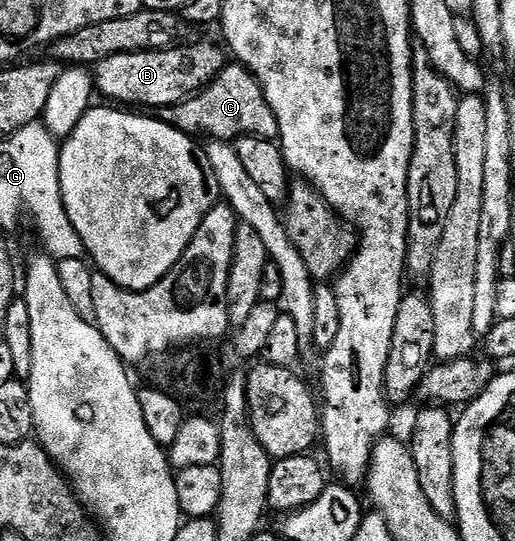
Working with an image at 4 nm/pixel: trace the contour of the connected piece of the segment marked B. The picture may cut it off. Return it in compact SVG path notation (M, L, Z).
M191 43L167 47L165 51L118 53L114 57L108 57L106 61L95 64L95 90L99 94L101 91L108 98L105 100L113 104L131 105L136 109L159 109L183 103L185 99L208 86L226 63L225 52L220 52L214 44Z

